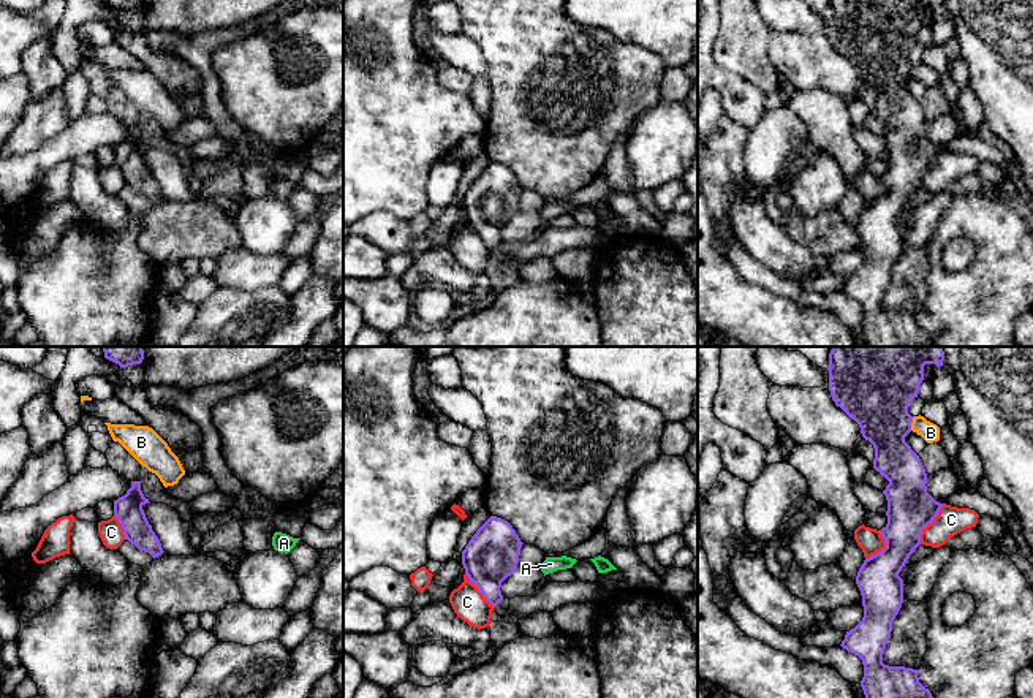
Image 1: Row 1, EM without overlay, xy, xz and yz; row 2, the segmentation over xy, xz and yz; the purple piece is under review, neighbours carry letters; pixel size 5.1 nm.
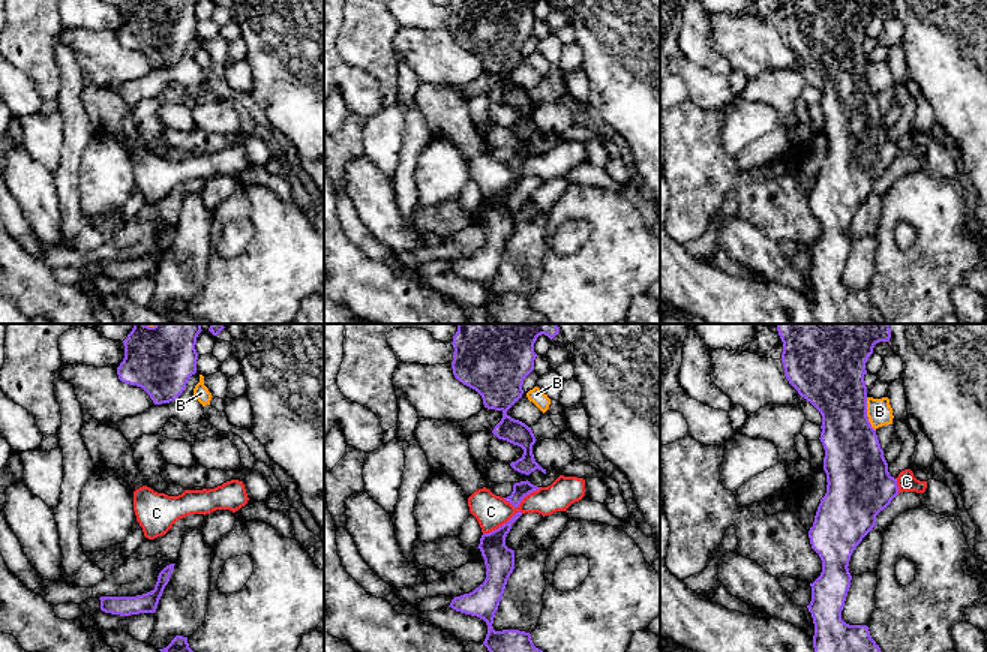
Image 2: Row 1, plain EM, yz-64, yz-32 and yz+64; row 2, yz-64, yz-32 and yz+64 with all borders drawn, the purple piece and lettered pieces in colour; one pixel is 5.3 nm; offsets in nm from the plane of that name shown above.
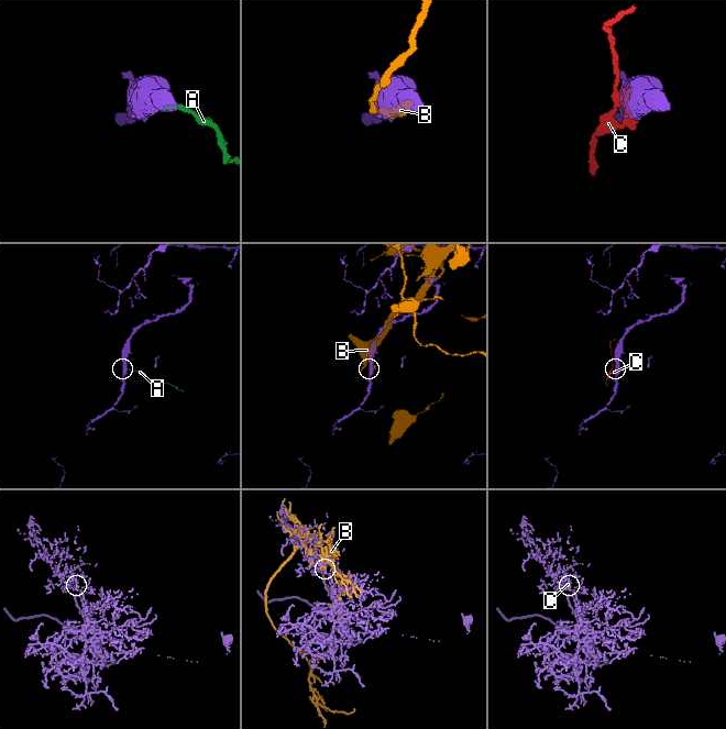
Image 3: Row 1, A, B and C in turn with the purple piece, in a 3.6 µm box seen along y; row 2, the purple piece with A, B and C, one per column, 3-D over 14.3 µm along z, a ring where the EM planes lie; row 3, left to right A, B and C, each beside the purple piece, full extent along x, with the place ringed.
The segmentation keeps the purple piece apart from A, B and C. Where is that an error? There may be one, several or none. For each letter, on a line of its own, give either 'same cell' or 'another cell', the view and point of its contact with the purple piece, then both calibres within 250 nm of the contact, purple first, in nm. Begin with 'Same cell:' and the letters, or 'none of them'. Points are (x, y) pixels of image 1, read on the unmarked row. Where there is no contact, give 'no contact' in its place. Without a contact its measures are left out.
Same cell: A
A: same cell | xz (543, 211) | 20/80 nm
B: another cell | yz (911, 67) | 360/100 nm
C: another cell | yz (929, 168) | 240/140 nm

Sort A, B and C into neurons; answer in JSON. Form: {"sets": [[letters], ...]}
{"sets": [["A"], ["B"], ["C"]]}

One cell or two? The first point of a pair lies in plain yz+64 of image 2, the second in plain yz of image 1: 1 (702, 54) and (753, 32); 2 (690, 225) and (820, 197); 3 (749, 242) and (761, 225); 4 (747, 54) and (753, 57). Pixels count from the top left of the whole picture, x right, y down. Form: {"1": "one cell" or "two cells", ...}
{"1": "one cell", "2": "two cells", "3": "one cell", "4": "two cells"}

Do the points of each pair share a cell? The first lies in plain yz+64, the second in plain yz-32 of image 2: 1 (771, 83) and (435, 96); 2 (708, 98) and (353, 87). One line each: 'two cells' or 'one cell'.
1: one cell
2: one cell

